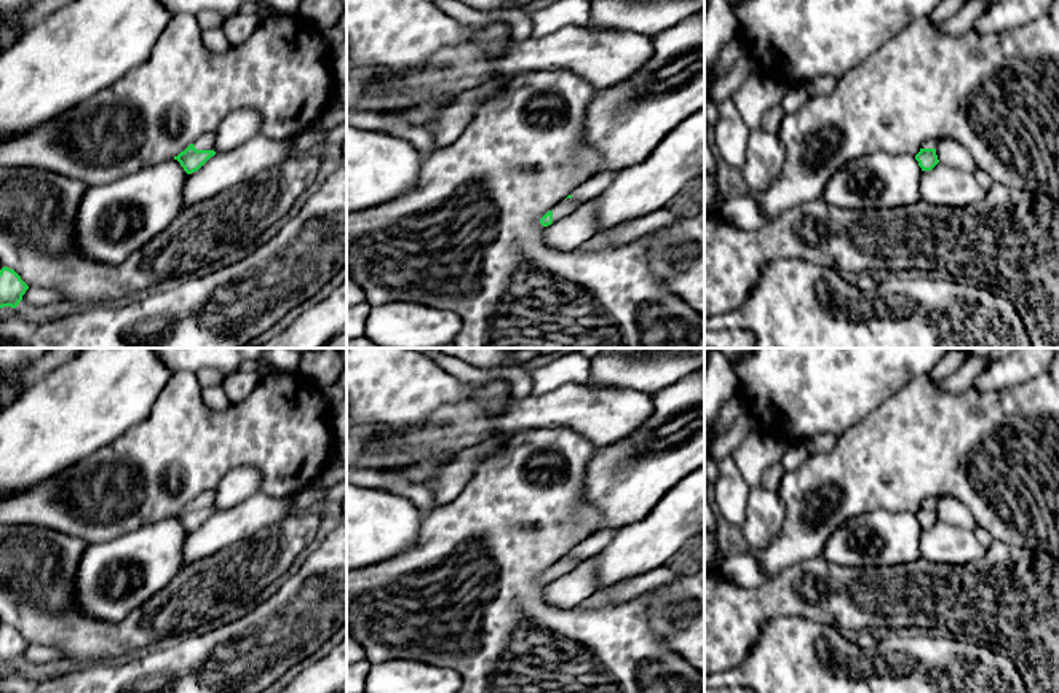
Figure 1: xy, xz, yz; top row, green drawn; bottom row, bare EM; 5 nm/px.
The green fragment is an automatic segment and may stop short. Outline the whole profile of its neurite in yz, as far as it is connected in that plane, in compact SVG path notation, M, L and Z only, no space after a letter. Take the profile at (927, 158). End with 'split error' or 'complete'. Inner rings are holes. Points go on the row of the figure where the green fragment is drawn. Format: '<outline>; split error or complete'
M920 148L915 160L918 161L922 171L931 171L939 163L936 148Z; complete

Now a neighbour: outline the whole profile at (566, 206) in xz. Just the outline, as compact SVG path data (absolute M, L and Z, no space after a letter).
M573 198L562 200L557 203L551 211L553 211L553 222L557 222L567 216L570 216L577 209L577 203Z

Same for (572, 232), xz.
M589 200L570 216L545 227L543 243L553 249L570 251L588 243L597 228L597 201Z

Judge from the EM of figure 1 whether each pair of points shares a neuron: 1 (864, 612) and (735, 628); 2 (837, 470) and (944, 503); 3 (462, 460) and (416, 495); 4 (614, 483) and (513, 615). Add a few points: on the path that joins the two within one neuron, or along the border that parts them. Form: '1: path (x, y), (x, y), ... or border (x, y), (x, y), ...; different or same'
1: path (832, 602), (767, 602); same
2: border (938, 497), (957, 498), (971, 516); different
3: border (427, 484), (433, 492), (436, 506); different
4: border (587, 470), (585, 498), (599, 513), (593, 532); different

